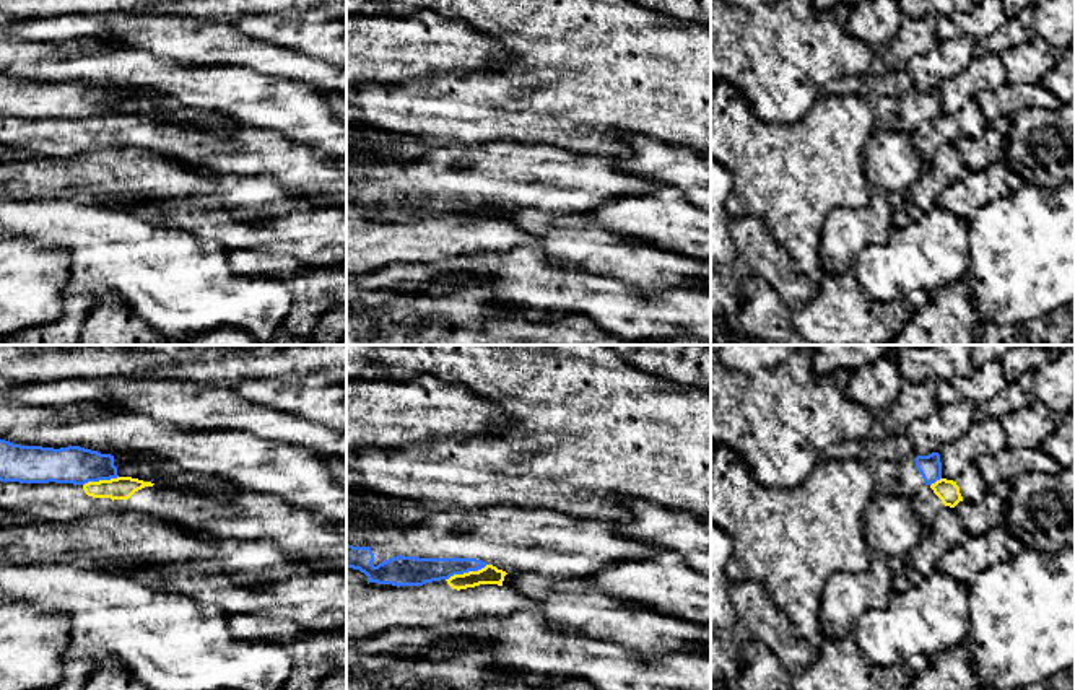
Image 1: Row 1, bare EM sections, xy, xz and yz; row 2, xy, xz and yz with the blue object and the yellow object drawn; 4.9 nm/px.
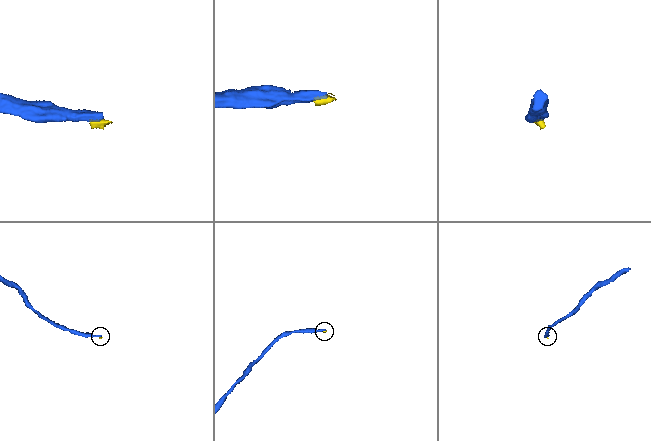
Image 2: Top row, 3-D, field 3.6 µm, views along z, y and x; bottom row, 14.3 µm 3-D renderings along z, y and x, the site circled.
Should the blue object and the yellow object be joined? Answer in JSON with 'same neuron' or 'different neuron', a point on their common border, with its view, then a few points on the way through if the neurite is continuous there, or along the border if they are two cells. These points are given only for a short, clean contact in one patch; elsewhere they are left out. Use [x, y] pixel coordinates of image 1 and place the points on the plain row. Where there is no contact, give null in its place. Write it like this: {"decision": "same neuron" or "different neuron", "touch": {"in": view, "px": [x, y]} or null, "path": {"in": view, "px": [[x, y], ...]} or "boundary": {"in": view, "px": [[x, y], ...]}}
{"decision": "different neuron", "touch": {"in": "xz", "px": [465, 207]}, "boundary": {"in": "xz", "px": [[487, 199], [477, 205], [454, 209], [446, 215]]}}

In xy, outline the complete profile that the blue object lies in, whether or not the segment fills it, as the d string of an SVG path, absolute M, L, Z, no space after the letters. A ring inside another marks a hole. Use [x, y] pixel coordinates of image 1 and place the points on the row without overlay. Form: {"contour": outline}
{"contour": "M0 75L0 117L73 119L117 114L114 91L80 81L21 81Z"}

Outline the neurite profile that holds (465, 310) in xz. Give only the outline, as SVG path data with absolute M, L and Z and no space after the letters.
M481 283L439 296L402 293L369 314L346 312L346 345L646 345L620 338L582 314L535 322L506 309L488 319L493 301Z

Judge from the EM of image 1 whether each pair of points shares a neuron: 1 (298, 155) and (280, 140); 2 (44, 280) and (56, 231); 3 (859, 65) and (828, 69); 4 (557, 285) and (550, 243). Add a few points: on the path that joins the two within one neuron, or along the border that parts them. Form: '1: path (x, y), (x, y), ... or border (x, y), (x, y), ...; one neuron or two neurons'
1: path (293, 153), (285, 145); one neuron
2: border (17, 233), (69, 256), (65, 285); two neurons
3: path (851, 65), (836, 65); one neuron
4: border (545, 264), (557, 270), (591, 274); two neurons

